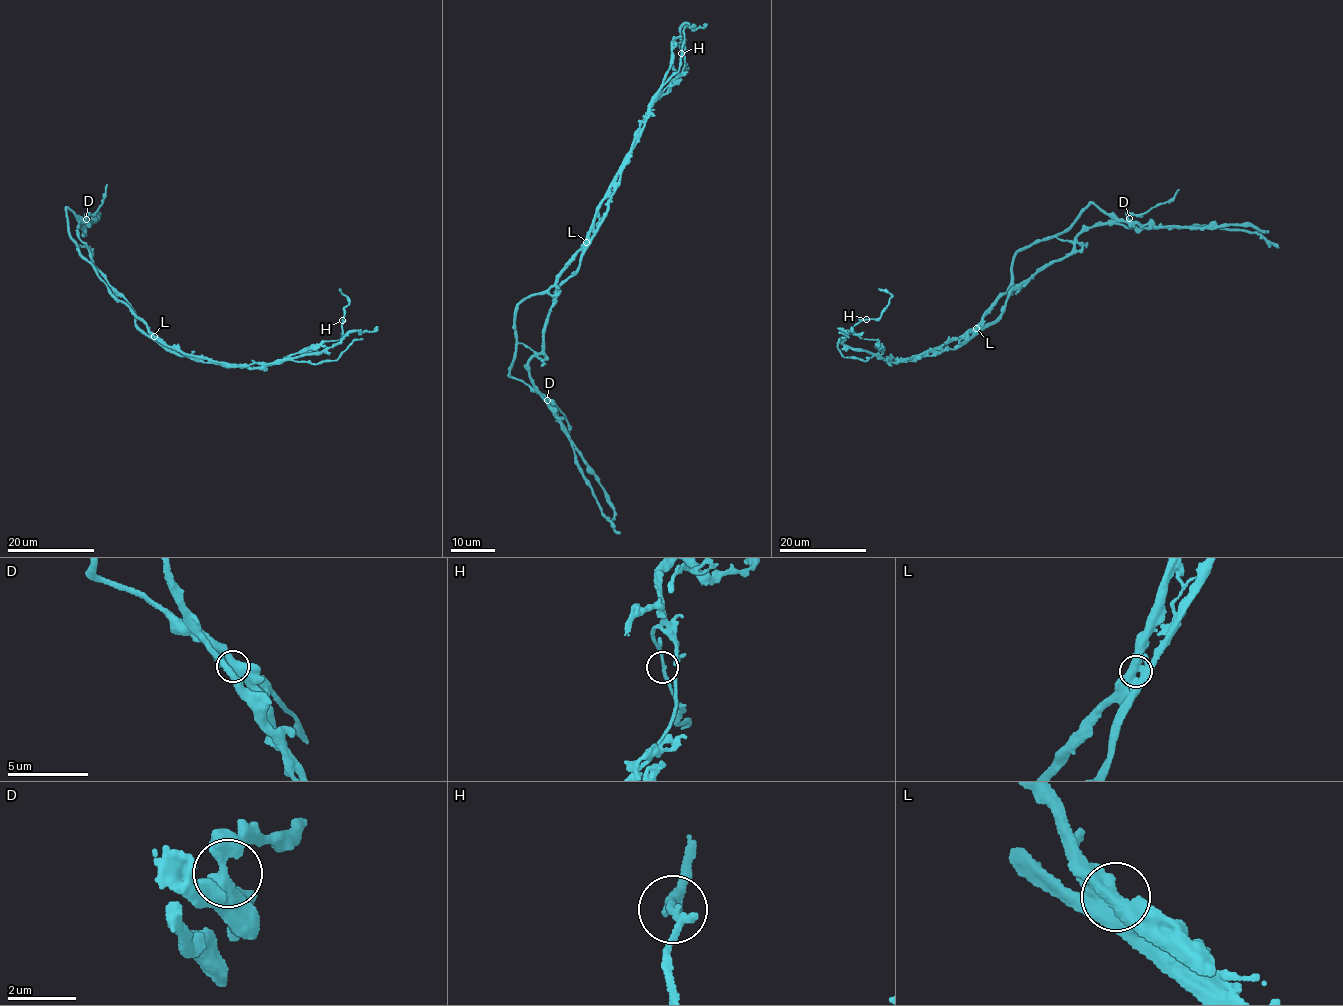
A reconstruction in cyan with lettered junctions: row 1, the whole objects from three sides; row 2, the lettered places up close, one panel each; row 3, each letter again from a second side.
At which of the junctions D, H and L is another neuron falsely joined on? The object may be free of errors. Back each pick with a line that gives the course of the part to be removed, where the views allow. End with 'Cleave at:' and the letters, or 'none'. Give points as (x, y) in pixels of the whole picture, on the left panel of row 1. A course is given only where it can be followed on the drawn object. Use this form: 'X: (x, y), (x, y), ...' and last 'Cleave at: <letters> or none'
L: (154, 335), (139, 331), (128, 302), (92, 265), (77, 236), (83, 220), (86, 236)
Cleave at: L

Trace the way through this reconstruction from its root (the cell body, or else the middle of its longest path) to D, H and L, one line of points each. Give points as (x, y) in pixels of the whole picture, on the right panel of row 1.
D: (985, 314), (989, 313), (1002, 295), (1016, 290), (1038, 272), (1066, 257), (1083, 232), (1129, 218)
H: (985, 314), (975, 328), (939, 347), (895, 359), (877, 359), (867, 351), (845, 347), (846, 334), (866, 319)
L: (985, 314), (976, 328)

